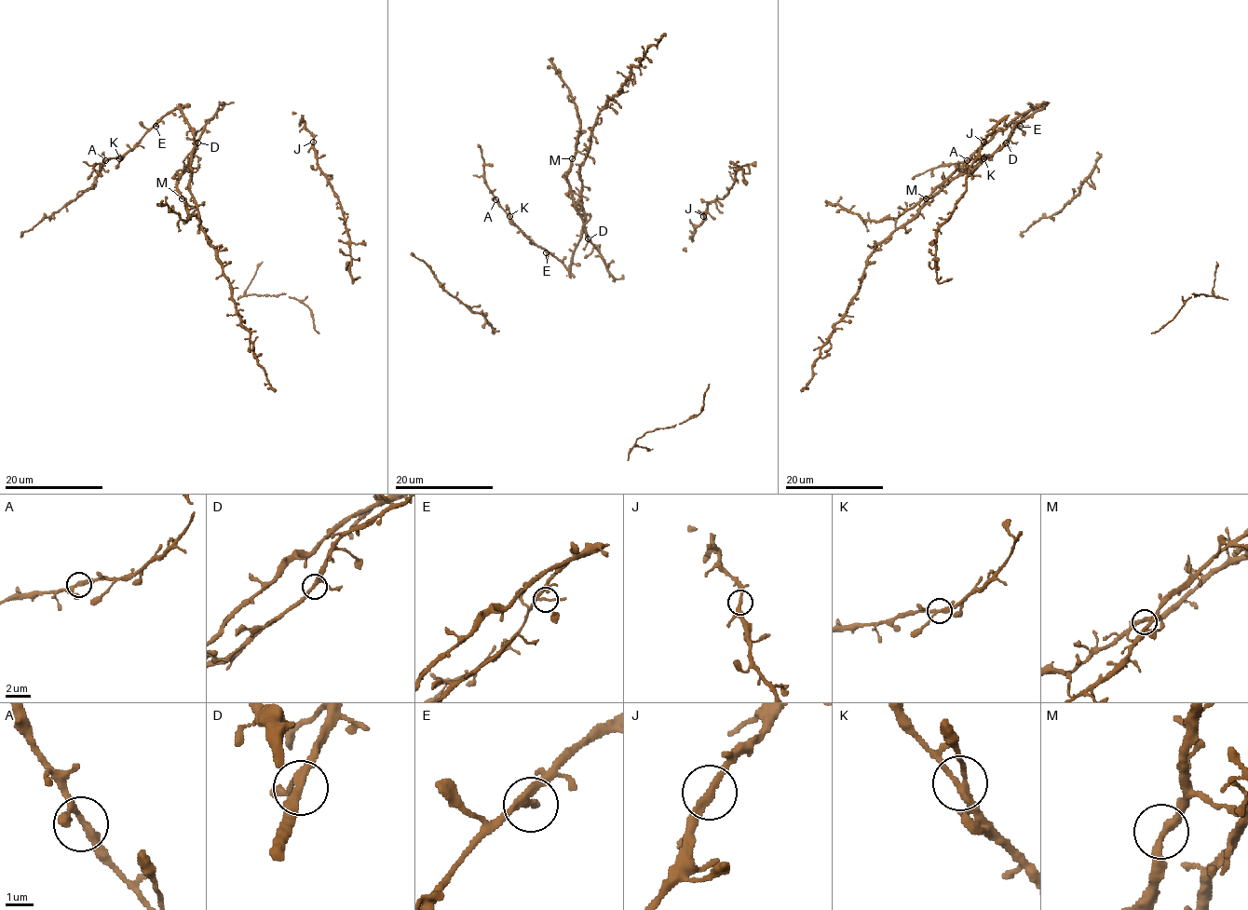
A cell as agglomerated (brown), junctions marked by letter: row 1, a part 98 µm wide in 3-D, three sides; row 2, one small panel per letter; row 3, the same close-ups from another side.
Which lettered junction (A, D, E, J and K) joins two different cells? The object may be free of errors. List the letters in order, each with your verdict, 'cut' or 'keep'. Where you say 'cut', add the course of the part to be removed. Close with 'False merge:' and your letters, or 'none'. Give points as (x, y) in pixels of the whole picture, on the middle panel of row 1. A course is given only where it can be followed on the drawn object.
A: keep
D: keep
E: keep
J: keep
K: keep
False merge: none

